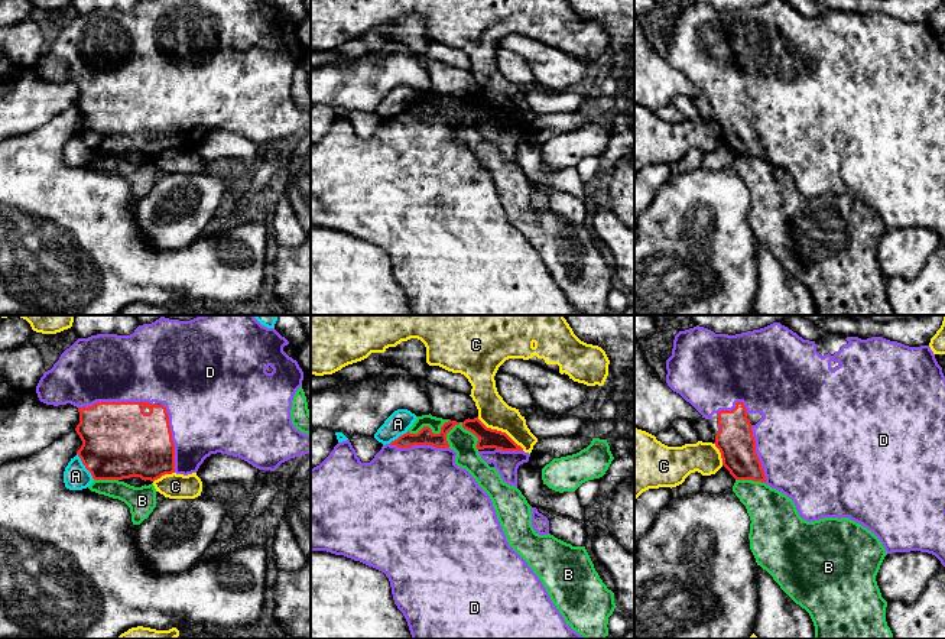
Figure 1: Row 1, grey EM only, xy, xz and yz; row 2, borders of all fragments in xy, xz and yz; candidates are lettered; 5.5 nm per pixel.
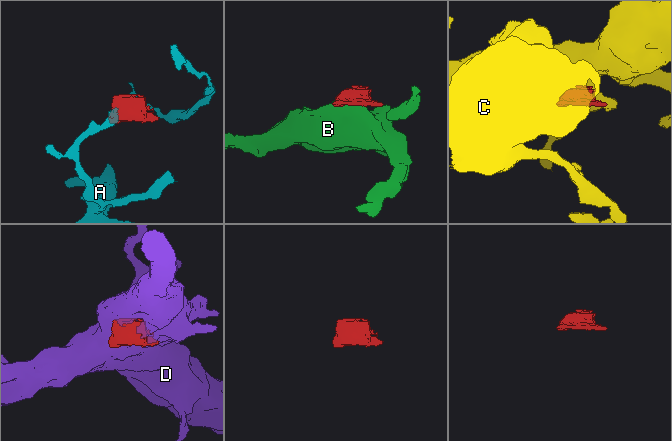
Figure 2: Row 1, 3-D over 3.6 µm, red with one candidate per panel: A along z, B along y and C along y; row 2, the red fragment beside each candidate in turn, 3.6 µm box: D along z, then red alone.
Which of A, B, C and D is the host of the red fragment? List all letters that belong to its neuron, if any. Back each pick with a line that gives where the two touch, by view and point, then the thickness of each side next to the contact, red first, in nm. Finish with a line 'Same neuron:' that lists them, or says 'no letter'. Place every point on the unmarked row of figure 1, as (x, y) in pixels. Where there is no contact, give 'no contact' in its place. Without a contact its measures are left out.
D: meets red in xy at (114, 78); 420 nm thick on the red side, 380 nm on the other
Same neuron: D

